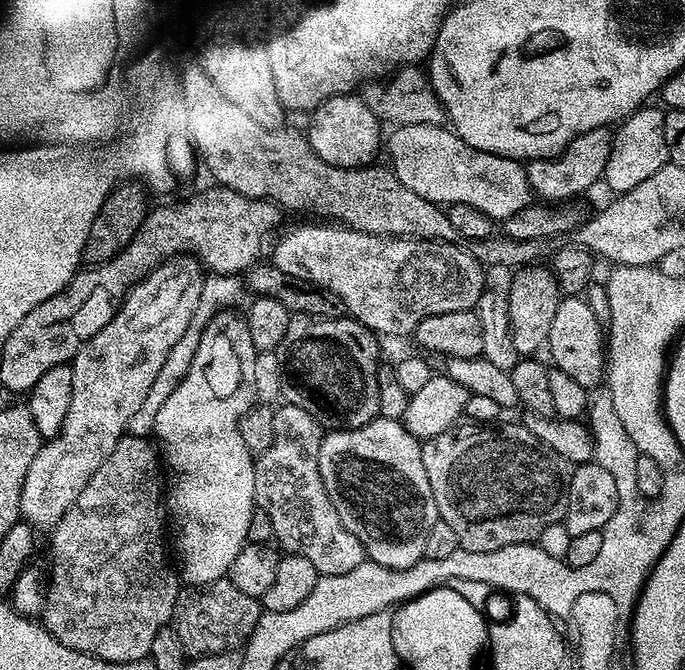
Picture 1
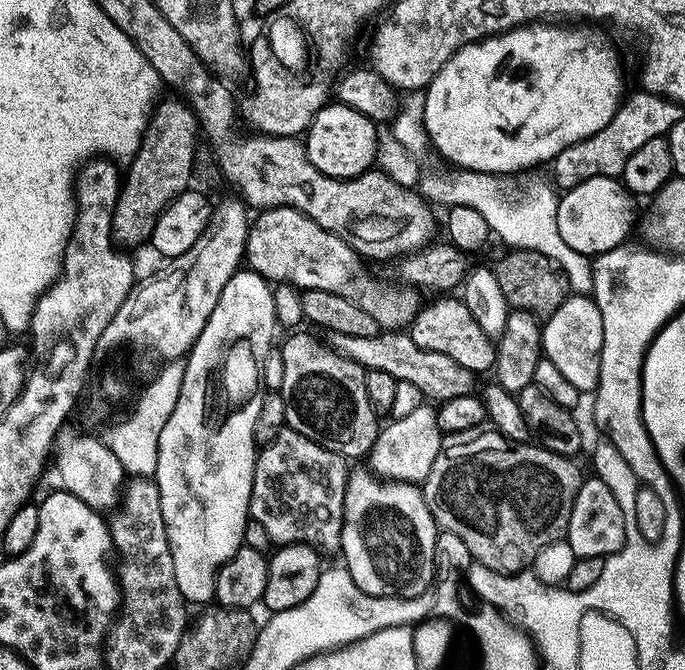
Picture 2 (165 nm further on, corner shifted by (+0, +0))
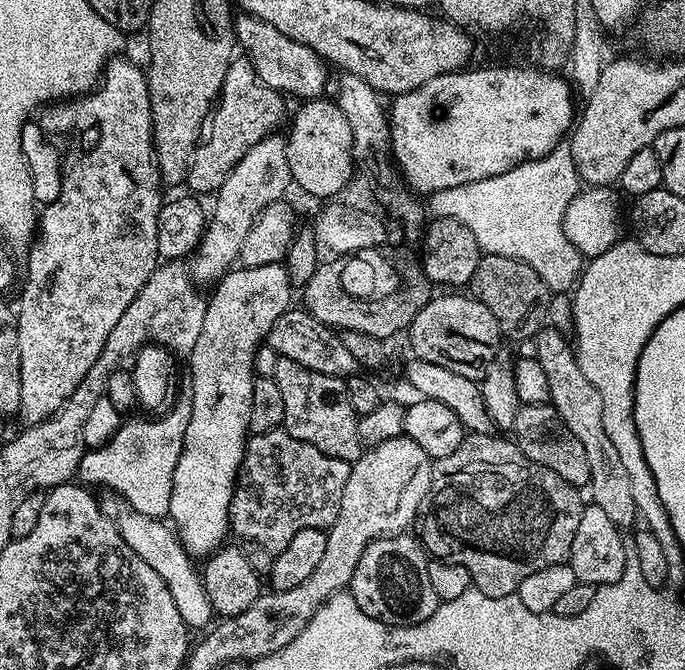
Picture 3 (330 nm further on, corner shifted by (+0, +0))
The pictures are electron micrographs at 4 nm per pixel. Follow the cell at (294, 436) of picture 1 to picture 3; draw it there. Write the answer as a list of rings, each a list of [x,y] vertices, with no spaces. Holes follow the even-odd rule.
[[[286,430],[249,435],[244,446],[244,460],[240,463],[240,475],[236,477],[236,489],[228,511],[231,535],[240,536],[241,541],[258,542],[258,546],[266,546],[266,550],[275,554],[286,550],[290,538],[294,538],[298,530],[307,528],[327,530],[338,518],[342,490],[346,490],[346,478],[350,478],[349,461],[330,458],[330,454],[322,454],[322,450],[310,446],[310,442],[294,438]]]

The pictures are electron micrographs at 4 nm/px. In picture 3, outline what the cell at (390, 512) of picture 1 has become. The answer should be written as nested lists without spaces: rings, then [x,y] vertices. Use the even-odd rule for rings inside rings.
[[[412,534],[377,536],[362,550],[362,558],[358,558],[358,566],[354,566],[350,585],[354,602],[358,602],[370,618],[384,624],[406,626],[426,622],[441,604],[438,594],[434,594],[434,586],[430,586],[430,557],[419,539],[408,535]]]

